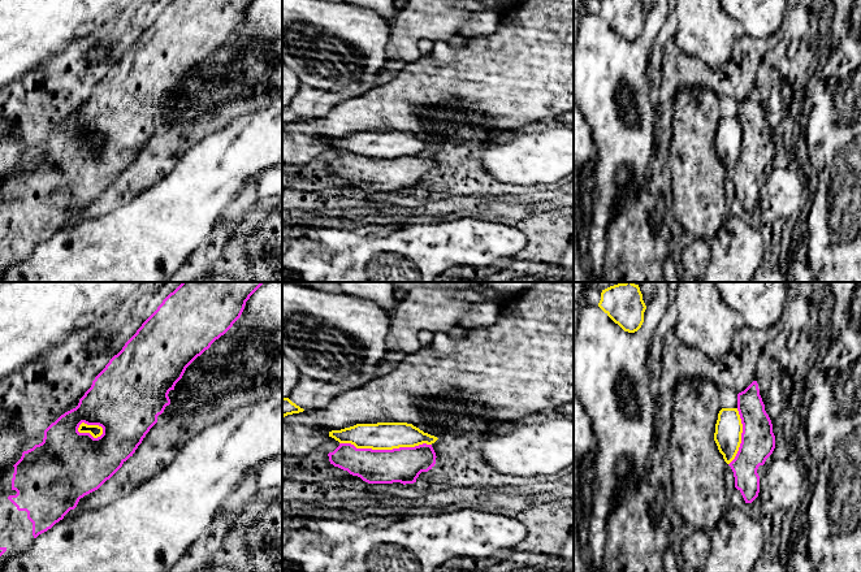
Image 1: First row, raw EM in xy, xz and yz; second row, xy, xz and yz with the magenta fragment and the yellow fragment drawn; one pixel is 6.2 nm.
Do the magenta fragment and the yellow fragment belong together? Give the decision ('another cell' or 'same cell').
another cell

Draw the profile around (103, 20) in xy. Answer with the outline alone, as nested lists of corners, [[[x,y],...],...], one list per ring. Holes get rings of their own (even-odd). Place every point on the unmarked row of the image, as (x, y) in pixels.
[[[117,10],[111,12],[109,14],[105,14],[103,17],[100,17],[96,22],[91,23],[88,27],[81,30],[77,35],[75,39],[79,39],[85,35],[87,35],[91,31],[95,31],[96,29],[101,27],[103,25],[105,25],[109,20],[112,20],[112,17],[117,13]]]

